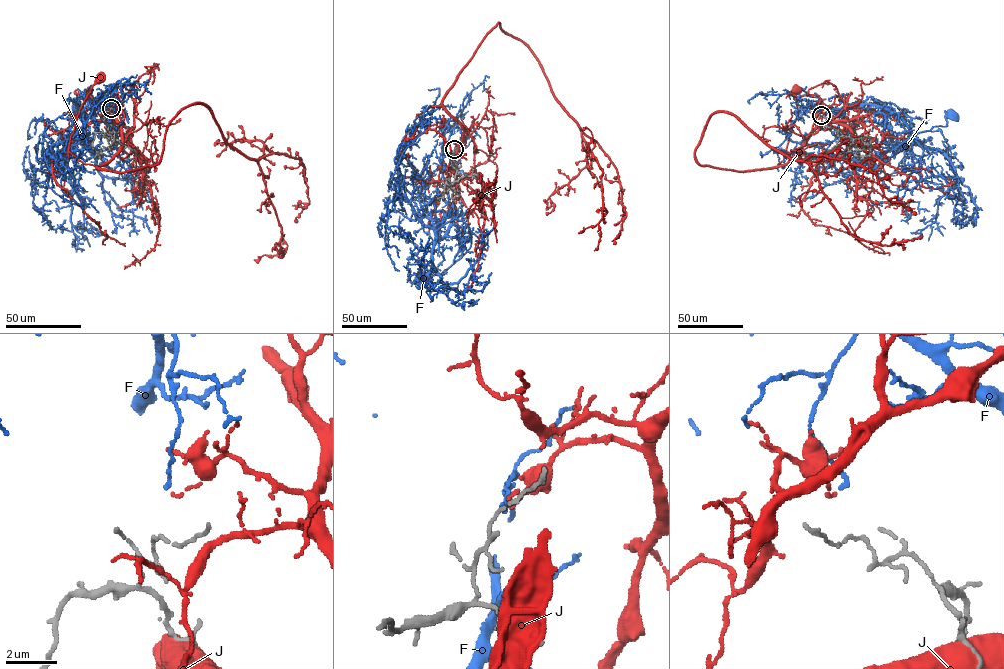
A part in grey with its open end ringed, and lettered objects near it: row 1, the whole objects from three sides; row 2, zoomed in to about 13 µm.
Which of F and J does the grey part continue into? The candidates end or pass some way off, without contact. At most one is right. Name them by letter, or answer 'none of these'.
F

